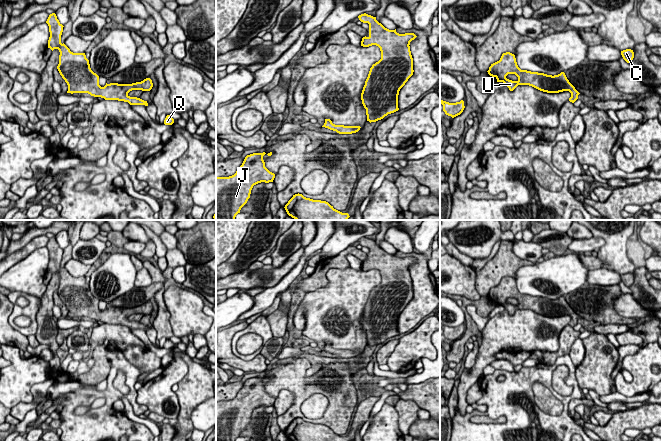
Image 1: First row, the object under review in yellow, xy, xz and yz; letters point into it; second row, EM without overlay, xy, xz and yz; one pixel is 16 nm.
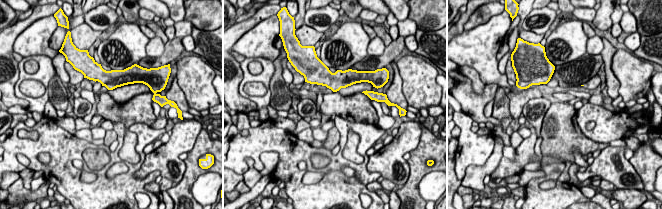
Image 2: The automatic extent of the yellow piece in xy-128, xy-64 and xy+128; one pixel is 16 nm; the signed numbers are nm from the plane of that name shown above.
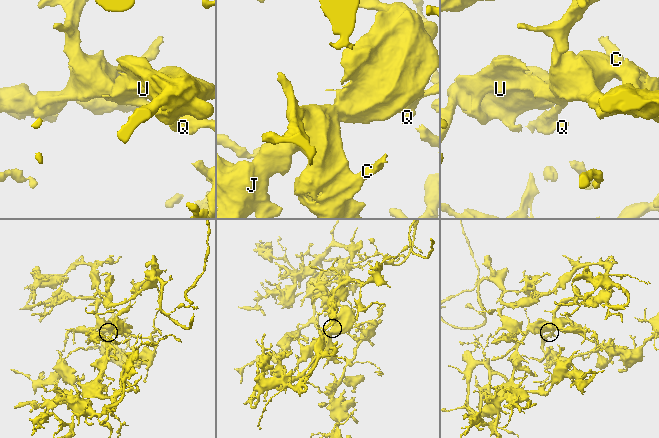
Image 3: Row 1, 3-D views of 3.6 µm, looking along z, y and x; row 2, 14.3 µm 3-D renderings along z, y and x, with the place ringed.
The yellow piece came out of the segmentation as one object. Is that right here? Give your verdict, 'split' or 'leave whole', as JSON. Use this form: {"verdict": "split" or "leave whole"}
{"verdict": "leave whole"}

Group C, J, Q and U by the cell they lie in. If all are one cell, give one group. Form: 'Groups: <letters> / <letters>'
Groups: C J Q U

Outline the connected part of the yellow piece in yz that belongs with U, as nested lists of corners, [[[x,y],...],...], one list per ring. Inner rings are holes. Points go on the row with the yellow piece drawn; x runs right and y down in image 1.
[[[510,52],[503,53],[500,60],[491,64],[487,72],[490,76],[495,77],[497,82],[503,82],[510,91],[513,91],[518,85],[529,85],[547,93],[569,91],[571,93],[569,101],[572,103],[578,99],[580,94],[569,82],[564,72],[552,76],[521,70],[517,65],[515,55]],[[508,74],[515,74],[518,80],[507,79]]]

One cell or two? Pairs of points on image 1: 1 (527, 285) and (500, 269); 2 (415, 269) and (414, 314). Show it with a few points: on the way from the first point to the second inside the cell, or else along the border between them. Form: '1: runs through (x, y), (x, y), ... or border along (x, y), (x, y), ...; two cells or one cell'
1: border along (533, 263), (521, 266), (514, 278); two cells
2: runs through (420, 280), (420, 303); one cell

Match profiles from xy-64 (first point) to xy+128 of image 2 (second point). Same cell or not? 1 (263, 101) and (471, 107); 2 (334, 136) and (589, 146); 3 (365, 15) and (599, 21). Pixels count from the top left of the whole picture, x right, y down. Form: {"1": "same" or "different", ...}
{"1": "different", "2": "same", "3": "different"}

